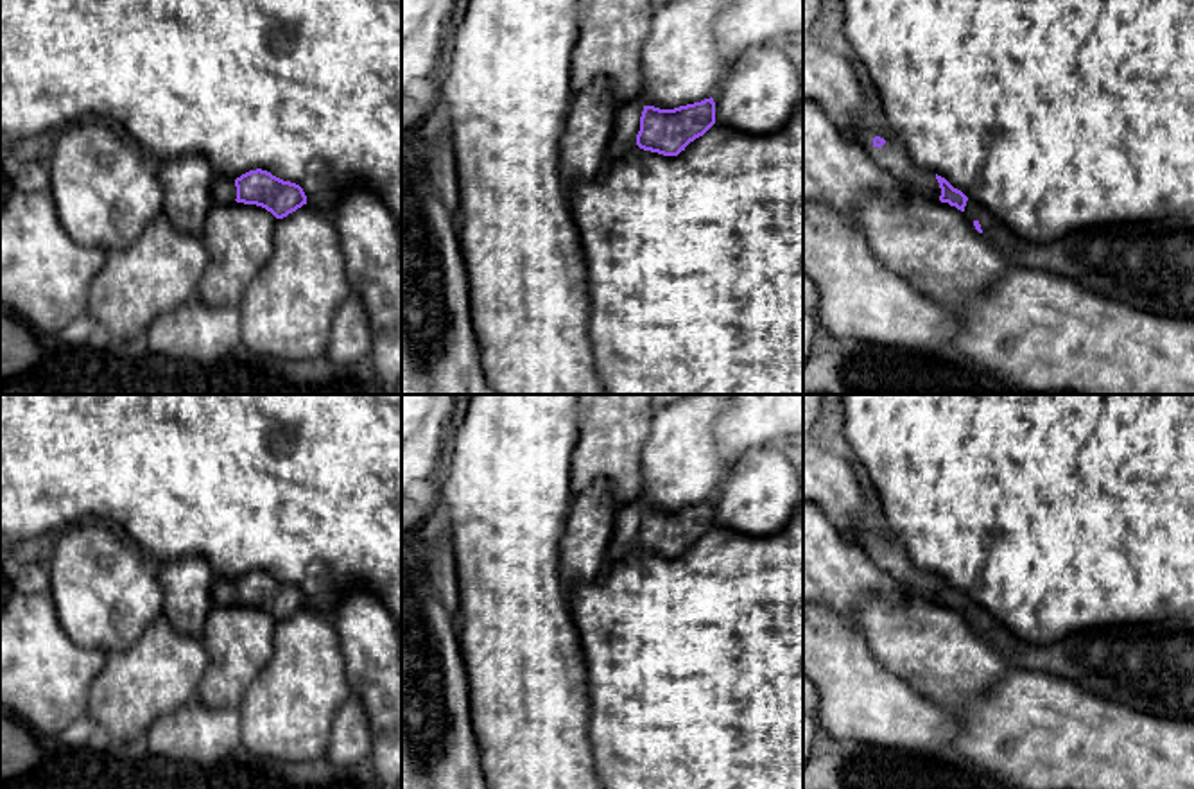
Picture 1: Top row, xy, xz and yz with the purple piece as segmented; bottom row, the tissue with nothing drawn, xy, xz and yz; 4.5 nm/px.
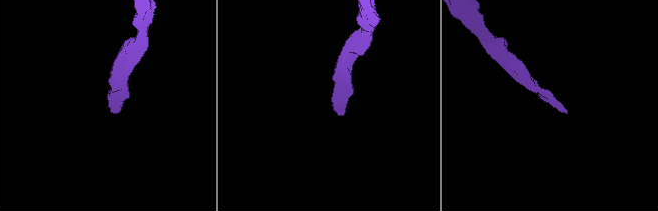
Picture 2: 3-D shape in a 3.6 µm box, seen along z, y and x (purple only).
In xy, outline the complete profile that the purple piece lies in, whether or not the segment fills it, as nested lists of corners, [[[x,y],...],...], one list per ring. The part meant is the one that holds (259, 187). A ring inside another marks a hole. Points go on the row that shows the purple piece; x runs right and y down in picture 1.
[[[256,169],[237,179],[215,174],[212,181],[213,204],[256,204],[283,219],[307,204],[303,188],[296,183],[283,181],[267,170]]]

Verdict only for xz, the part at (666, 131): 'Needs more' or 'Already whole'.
Needs more

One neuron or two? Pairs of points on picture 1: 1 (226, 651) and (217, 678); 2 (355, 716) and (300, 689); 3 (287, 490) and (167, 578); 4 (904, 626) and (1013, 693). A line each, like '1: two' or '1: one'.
1: one
2: two
3: two
4: two

